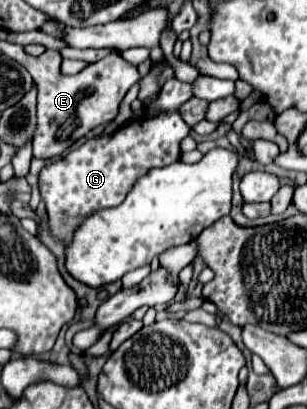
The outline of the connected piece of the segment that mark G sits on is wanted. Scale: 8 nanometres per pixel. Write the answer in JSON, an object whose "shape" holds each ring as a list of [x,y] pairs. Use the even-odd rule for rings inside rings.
{"shape":[[[169,78],[155,100],[147,106],[159,114],[135,118],[121,126],[113,134],[97,134],[89,138],[79,148],[67,152],[63,158],[57,158],[45,164],[39,172],[39,192],[47,208],[47,226],[51,236],[67,246],[73,240],[75,230],[101,208],[119,206],[125,200],[125,194],[133,188],[133,182],[147,174],[151,168],[161,168],[179,162],[181,158],[181,140],[189,136],[191,126],[181,118],[179,108],[193,98],[193,84]]]}

